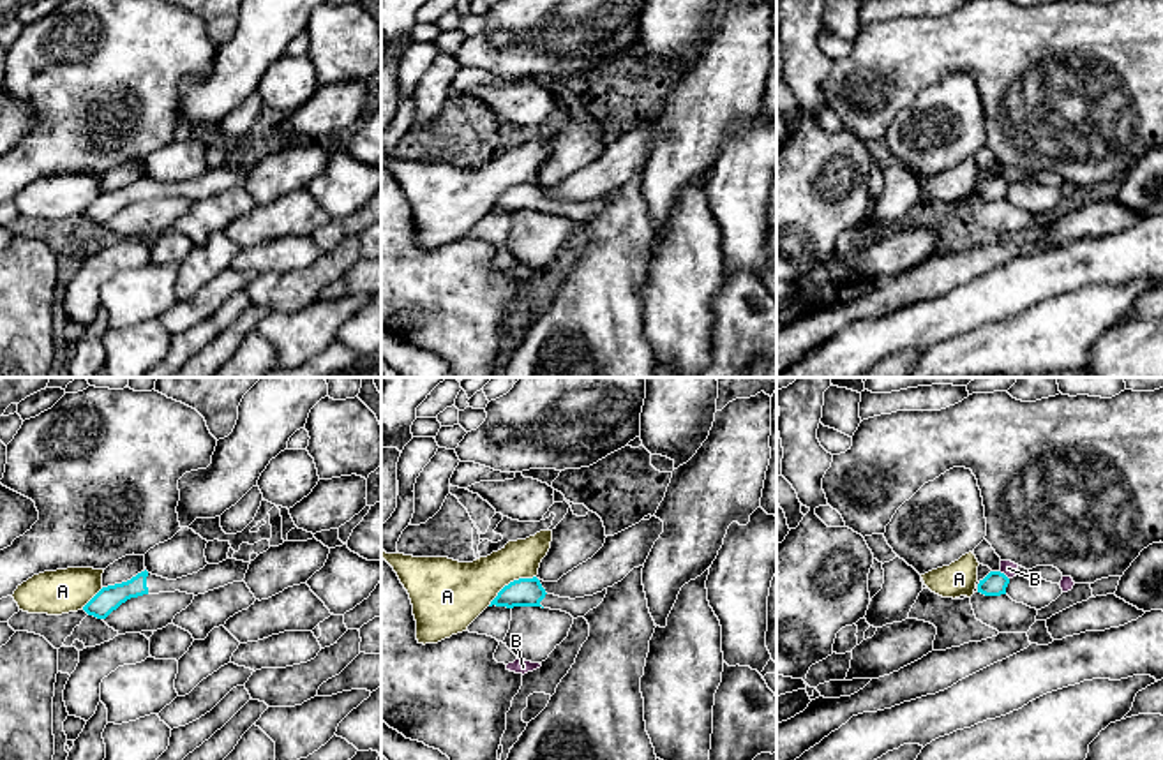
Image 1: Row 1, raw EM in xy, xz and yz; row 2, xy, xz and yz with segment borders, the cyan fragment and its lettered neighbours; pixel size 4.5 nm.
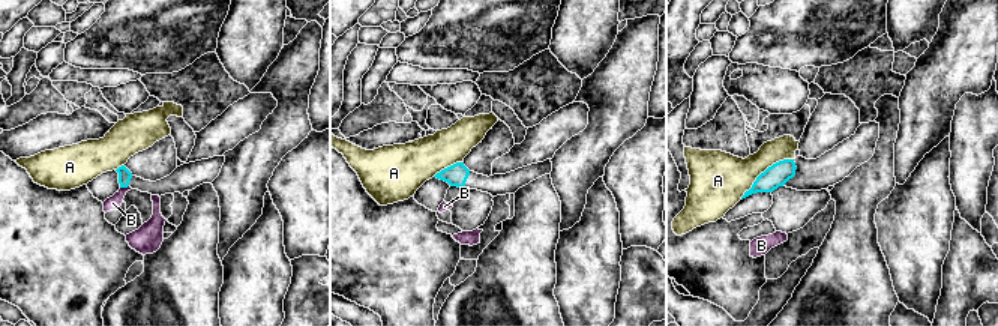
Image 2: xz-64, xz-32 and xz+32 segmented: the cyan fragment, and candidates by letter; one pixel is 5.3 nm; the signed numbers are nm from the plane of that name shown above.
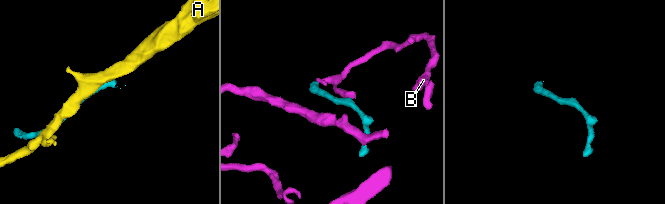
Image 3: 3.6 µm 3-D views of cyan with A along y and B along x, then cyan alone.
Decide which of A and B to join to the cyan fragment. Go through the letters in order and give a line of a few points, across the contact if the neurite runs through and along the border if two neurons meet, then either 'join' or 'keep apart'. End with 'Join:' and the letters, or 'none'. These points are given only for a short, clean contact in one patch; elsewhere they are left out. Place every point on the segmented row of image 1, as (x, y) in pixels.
A: keep apart
B: line yz (999, 572), (1008, 579); keep apart
Join: none

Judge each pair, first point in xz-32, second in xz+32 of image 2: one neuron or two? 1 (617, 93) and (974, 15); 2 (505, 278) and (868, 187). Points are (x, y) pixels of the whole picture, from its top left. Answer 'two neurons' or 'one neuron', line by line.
1: one neuron
2: one neuron

